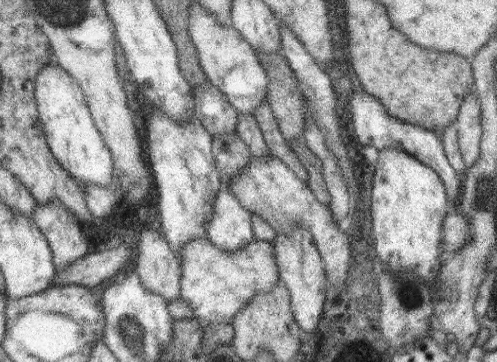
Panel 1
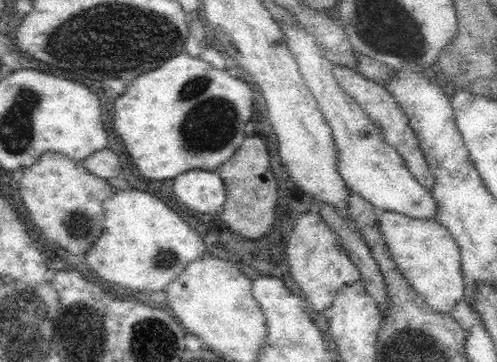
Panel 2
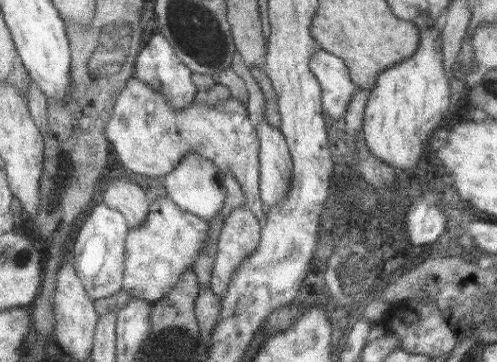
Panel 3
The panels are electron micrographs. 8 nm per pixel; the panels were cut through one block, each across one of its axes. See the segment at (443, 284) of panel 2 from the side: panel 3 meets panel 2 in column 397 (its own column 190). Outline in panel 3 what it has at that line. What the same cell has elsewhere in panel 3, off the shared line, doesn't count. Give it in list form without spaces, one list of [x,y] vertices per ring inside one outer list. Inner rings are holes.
[[[167,194],[153,196],[153,212],[143,226],[133,226],[125,242],[127,268],[125,268],[125,292],[133,298],[159,302],[179,282],[181,274],[193,264],[197,252],[203,248],[207,234],[207,220],[179,208]]]

